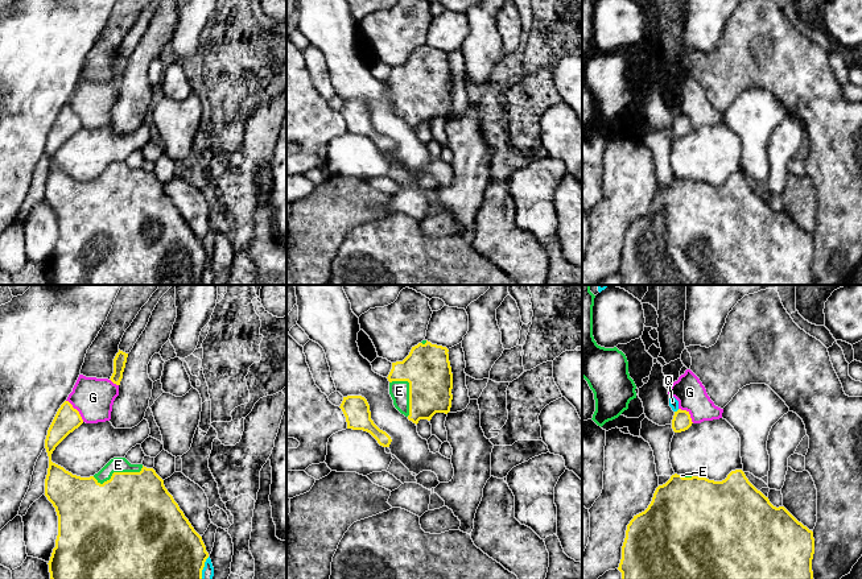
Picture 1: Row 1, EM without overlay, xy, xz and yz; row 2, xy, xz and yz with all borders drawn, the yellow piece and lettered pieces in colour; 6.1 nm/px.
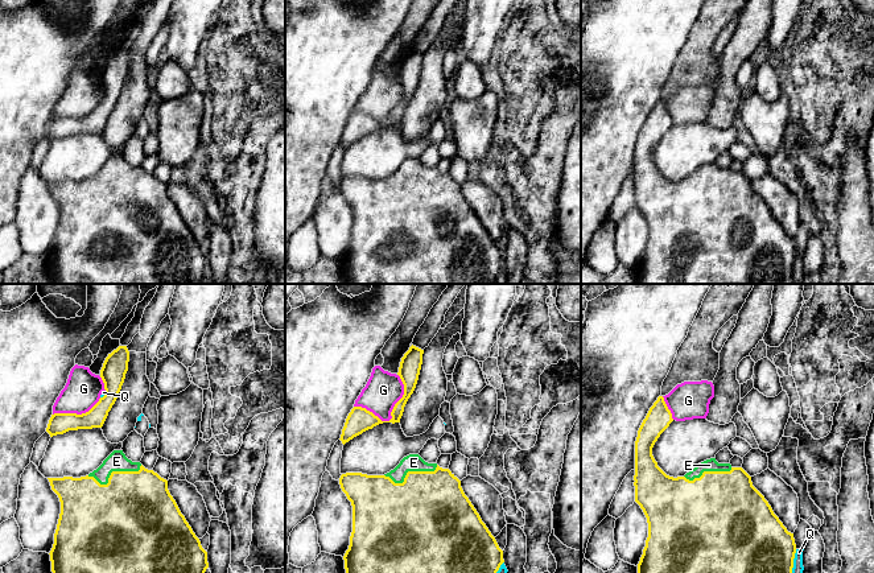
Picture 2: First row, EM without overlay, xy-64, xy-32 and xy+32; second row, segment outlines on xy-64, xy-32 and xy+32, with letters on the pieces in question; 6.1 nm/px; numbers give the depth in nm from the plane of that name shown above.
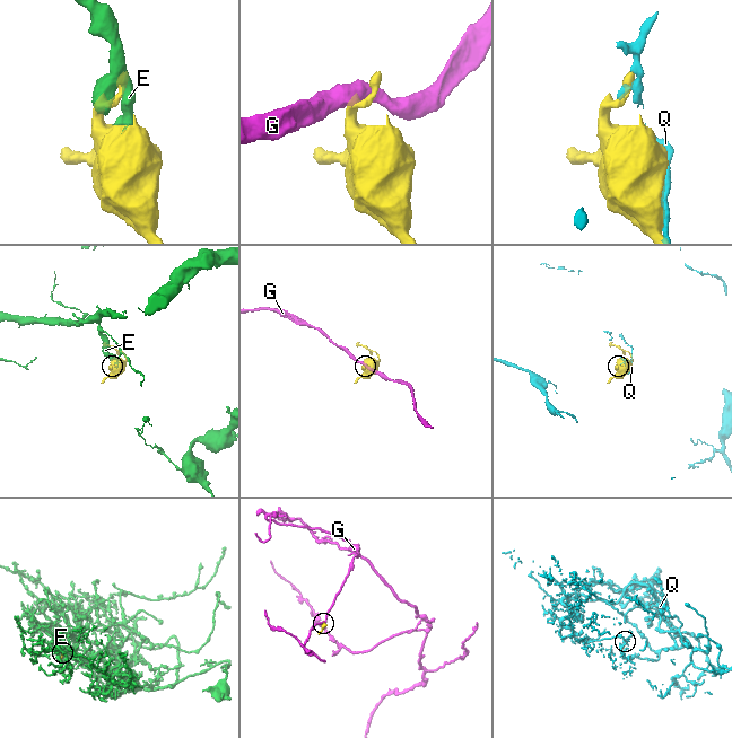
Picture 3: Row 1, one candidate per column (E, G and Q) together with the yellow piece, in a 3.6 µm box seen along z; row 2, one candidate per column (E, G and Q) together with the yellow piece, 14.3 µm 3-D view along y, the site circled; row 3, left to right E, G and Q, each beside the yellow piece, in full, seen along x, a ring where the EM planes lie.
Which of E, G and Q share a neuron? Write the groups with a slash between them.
E / G / Q

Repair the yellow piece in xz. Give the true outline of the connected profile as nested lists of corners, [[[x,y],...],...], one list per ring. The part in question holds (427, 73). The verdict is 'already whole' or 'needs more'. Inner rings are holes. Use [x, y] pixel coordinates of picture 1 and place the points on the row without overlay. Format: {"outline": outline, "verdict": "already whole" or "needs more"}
{"outline": [[[422,45],[412,51],[409,59],[403,66],[392,67],[392,74],[387,83],[393,109],[416,129],[420,124],[430,125],[436,117],[448,119],[450,116],[453,78],[448,57],[446,51]]], "verdict": "needs more"}

